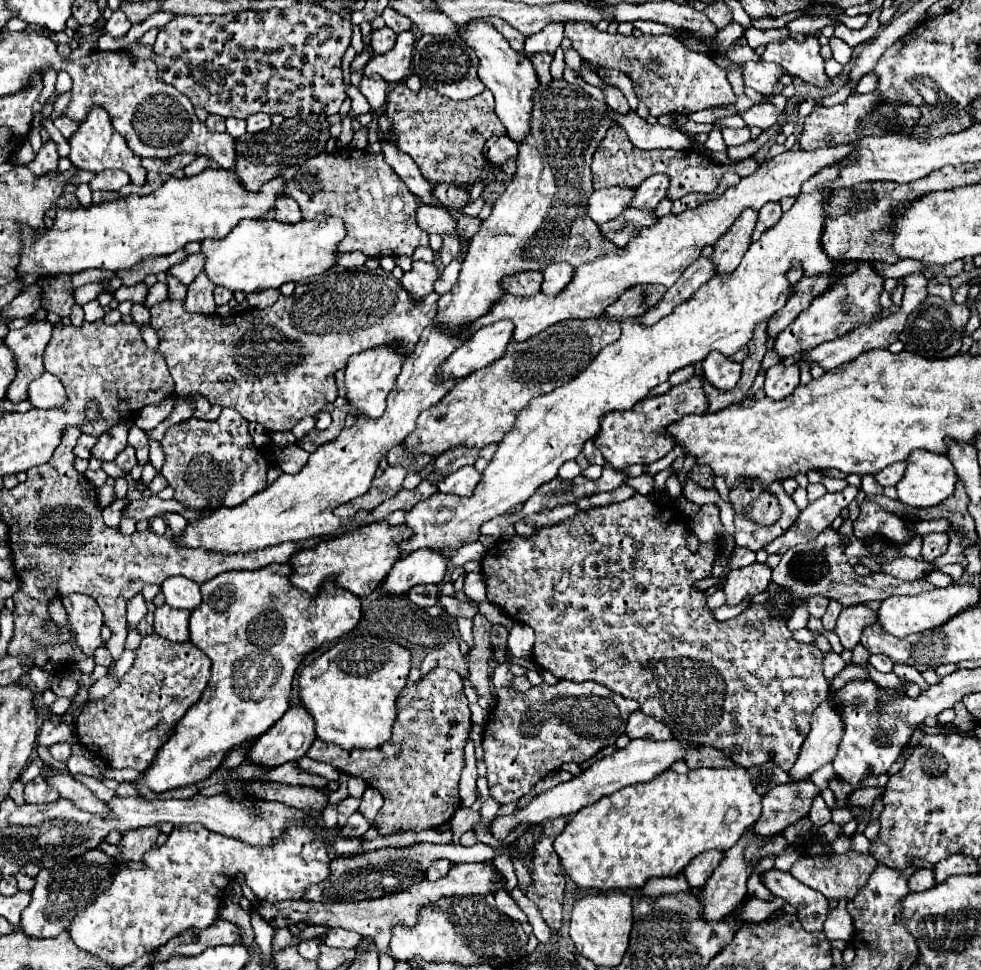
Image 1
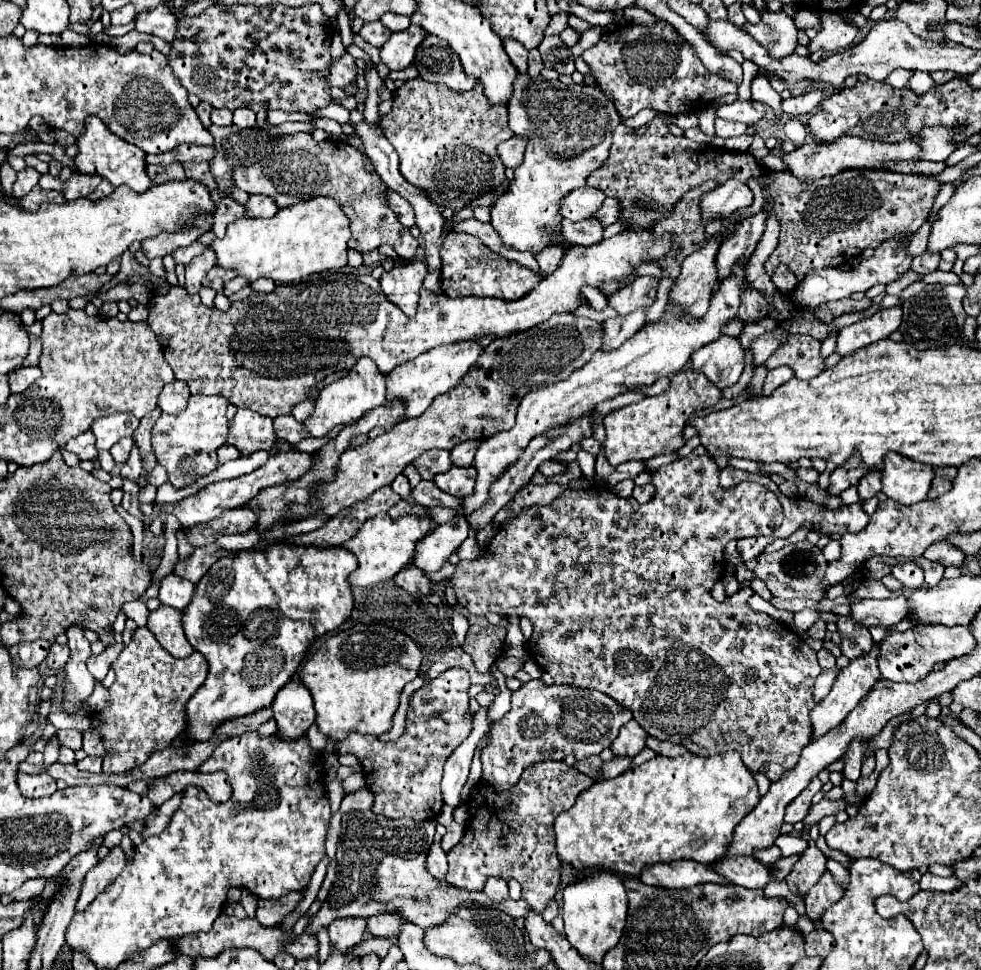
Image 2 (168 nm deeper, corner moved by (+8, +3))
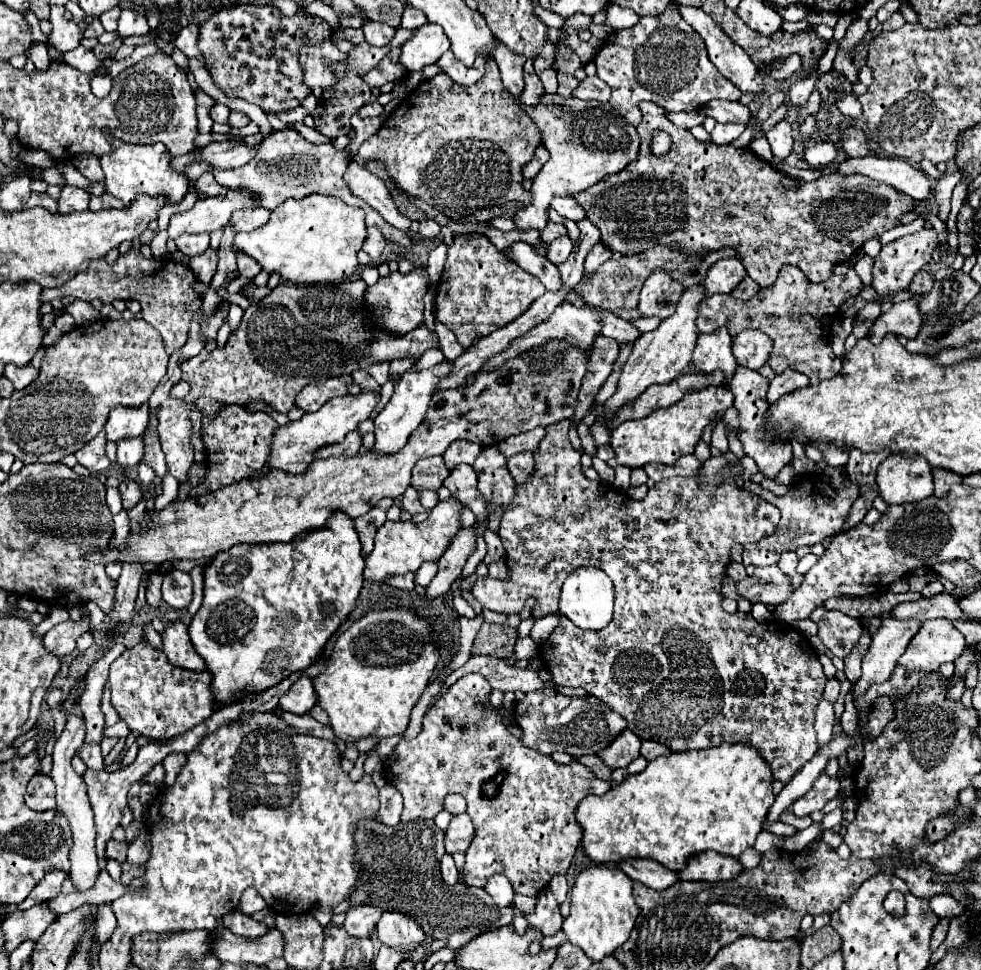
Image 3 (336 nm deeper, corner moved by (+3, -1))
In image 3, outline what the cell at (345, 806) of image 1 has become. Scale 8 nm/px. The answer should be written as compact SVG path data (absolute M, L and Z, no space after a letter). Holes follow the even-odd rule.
M386 785L380 789L380 811L378 817L384 825L398 825L403 811L403 797L398 789Z

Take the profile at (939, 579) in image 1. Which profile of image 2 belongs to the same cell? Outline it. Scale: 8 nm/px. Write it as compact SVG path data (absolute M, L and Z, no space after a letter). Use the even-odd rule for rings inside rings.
M915 563L895 565L891 575L899 577L899 581L905 583L905 587L909 587L909 589L919 589L923 585L923 571Z

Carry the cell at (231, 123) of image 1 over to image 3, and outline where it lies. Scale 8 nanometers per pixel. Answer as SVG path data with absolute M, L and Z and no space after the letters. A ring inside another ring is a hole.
M214 103L212 109L210 109L210 117L212 121L218 121L218 123L226 123L228 121L228 115L230 115L230 109L222 103Z

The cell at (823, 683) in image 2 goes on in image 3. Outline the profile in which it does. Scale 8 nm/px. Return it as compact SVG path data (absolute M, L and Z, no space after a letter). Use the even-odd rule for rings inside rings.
M820 699L818 711L816 711L816 739L818 739L818 747L824 747L826 743L830 743L832 737L832 727L834 727L834 705L826 699Z

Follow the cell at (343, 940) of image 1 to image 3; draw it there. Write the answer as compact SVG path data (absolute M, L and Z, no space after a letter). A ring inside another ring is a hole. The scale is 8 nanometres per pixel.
M370 905L352 907L346 913L344 929L354 937L370 937L372 931L376 929L380 915L382 915L382 911L378 911L378 907L370 907Z

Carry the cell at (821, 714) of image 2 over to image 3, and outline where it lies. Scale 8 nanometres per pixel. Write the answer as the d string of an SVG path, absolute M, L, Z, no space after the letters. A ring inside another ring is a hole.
M894 617L882 619L878 633L872 637L872 647L862 661L862 677L852 685L854 699L862 697L870 685L884 683L892 675L898 657L906 651L910 639L918 633L920 625L922 623L914 619L908 621L900 621Z

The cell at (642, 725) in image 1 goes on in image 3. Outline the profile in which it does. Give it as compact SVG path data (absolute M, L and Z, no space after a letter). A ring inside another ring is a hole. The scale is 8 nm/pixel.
M630 729L622 731L622 735L618 735L618 739L614 739L614 743L606 747L606 751L598 753L602 763L608 765L610 769L628 767L628 763L638 755L640 755L640 739Z

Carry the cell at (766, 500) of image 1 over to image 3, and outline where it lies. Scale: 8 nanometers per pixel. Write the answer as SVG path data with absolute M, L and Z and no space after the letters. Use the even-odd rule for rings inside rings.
M570 419L552 423L552 425L546 427L546 435L540 441L538 449L534 451L534 463L536 463L534 473L526 479L526 483L516 483L516 495L514 495L512 503L506 507L506 511L500 519L498 535L500 535L500 539L504 543L504 549L506 549L506 565L510 567L510 579L500 581L500 579L492 579L492 577L480 577L474 585L474 589L472 589L472 595L482 603L484 609L498 611L498 613L508 613L508 615L516 613L518 609L524 609L526 599L530 595L534 595L538 599L538 603L536 603L532 615L534 617L544 617L548 613L558 613L558 595L560 595L564 579L568 577L568 569L576 569L580 565L592 565L592 567L598 567L598 569L606 571L608 577L614 583L614 593L616 593L616 607L614 607L612 623L602 631L582 631L582 629L574 627L574 623L570 619L560 615L560 625L556 627L554 635L550 635L550 639L540 647L542 663L552 673L554 683L564 685L564 687L586 689L590 695L598 697L602 703L606 703L612 711L620 713L630 723L628 729L634 731L634 735L638 735L640 739L650 739L650 741L658 741L662 745L668 745L670 751L706 749L706 747L718 747L718 745L724 745L724 743L752 745L770 763L774 779L778 779L782 783L788 783L792 779L792 775L798 773L798 769L802 769L804 763L808 763L814 757L814 753L818 751L818 743L816 743L816 735L814 735L814 711L818 707L818 699L822 697L822 691L824 691L824 685L826 685L822 665L818 663L818 655L816 655L814 647L808 645L806 637L798 629L796 629L796 635L788 637L786 625L780 623L780 621L758 623L750 613L740 613L738 611L738 613L730 615L720 605L722 603L720 581L722 581L724 569L728 565L732 545L734 543L744 545L745 543L758 542L758 539L772 535L778 521L780 521L780 511L774 505L756 497L754 493L734 487L734 479L724 481L724 483L718 485L716 477L726 469L726 459L724 457L710 457L704 463L702 473L696 475L696 477L664 479L664 481L656 483L642 501L634 501L626 493L614 489L612 485L596 483L596 481L590 481L590 479L584 477L582 463L580 463L580 453L570 445L568 429L570 429Z

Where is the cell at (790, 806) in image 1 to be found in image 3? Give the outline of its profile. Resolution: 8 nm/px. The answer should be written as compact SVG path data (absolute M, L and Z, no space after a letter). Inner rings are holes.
M824 771L820 775L820 779L814 781L812 789L792 805L792 811L798 817L812 815L814 811L820 811L830 799L834 799L838 795L838 791L840 791L840 781L836 777L828 777Z

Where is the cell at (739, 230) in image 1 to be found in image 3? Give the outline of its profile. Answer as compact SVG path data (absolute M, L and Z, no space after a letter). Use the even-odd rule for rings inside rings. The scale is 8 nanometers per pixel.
M702 285L690 287L682 293L682 299L676 307L676 313L668 319L664 319L660 323L660 327L652 333L644 333L632 347L632 353L628 357L628 361L622 367L620 379L618 379L618 389L616 393L604 403L604 411L602 415L596 419L596 425L590 427L590 435L594 439L594 445L608 445L610 443L610 421L616 415L616 411L622 409L622 405L630 405L634 403L634 399L638 399L638 395L642 395L642 391L646 391L646 387L656 385L656 383L670 383L676 375L680 375L690 359L692 359L692 351L698 339L698 329L694 325L696 319L696 311L698 311L698 303L704 299L704 289Z

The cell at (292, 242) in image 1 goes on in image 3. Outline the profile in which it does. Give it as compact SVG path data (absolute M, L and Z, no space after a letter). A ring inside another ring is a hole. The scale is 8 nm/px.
M310 195L306 199L288 199L276 207L270 221L250 233L238 233L234 249L254 257L264 271L280 273L286 281L298 285L348 281L358 267L358 251L366 241L364 211L346 205L336 197Z

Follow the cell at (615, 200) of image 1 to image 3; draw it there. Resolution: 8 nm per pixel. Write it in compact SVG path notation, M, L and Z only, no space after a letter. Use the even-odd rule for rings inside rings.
M554 197L550 201L550 207L556 209L558 215L562 215L566 219L572 219L572 221L580 221L580 219L586 217L586 211L572 197Z

